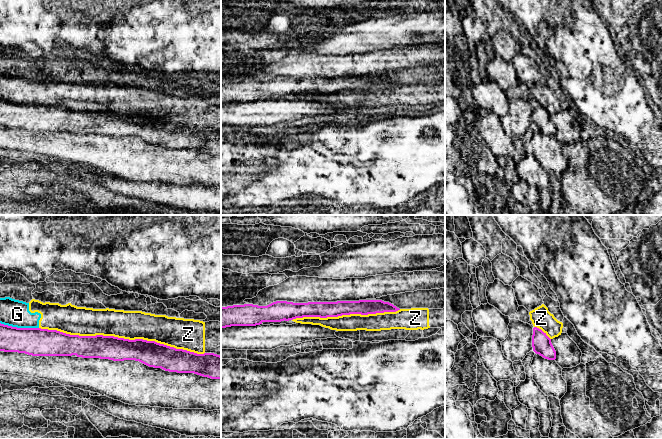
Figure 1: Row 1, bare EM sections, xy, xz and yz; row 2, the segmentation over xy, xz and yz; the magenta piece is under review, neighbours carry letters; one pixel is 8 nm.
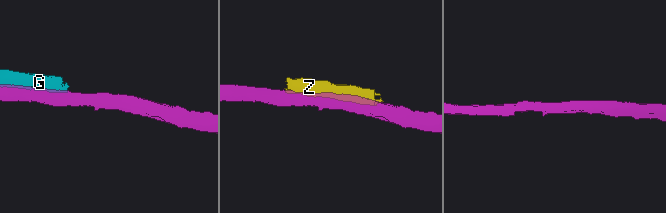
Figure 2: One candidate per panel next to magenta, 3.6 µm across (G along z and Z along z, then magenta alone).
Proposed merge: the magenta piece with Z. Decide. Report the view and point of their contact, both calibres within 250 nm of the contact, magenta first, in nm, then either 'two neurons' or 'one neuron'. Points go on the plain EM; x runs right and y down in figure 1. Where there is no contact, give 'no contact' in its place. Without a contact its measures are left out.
meets magenta in xy at (122, 114); 190 nm thick on the magenta side, 220 nm on the other; two neurons

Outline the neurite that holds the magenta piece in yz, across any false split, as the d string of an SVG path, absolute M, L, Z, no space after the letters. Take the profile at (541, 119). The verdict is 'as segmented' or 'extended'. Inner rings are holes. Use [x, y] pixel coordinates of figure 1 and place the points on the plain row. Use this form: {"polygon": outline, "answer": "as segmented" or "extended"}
{"polygon": "M537 103L533 104L532 123L533 127L543 134L548 136L556 135L556 127L551 119L551 115Z", "answer": "as segmented"}

